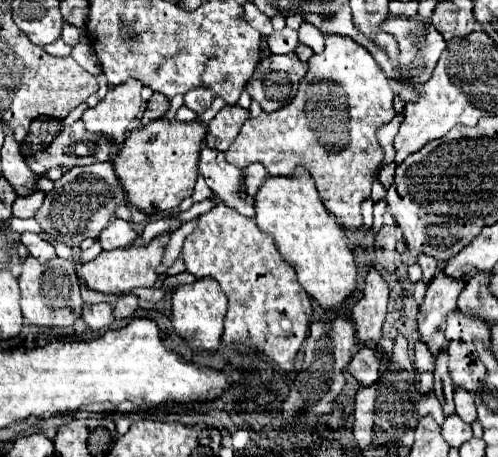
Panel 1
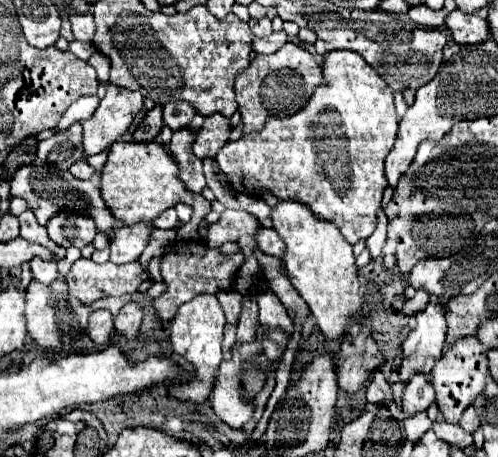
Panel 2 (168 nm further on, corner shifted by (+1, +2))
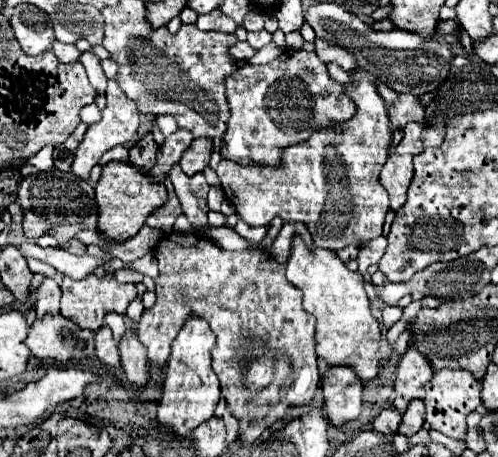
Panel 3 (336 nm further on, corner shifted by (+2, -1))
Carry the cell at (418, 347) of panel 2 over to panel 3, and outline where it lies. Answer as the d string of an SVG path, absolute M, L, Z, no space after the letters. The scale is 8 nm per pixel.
M410 347L396 367L394 409L404 413L412 399L422 399L422 389L432 379L432 375L434 371L430 369L430 363L416 351L416 347Z

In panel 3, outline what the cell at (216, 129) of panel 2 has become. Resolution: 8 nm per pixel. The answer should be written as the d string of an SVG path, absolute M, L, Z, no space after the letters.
M202 137L202 139L194 139L190 149L186 149L186 153L180 159L180 167L186 175L196 175L200 173L208 161L210 161L210 153L212 153L212 139Z

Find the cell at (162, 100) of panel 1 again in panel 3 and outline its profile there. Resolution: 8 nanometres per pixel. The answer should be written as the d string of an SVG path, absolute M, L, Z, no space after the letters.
M148 133L142 141L136 143L134 149L130 149L130 165L138 167L144 173L150 173L156 163L156 153L158 153L158 145L154 143L152 133Z

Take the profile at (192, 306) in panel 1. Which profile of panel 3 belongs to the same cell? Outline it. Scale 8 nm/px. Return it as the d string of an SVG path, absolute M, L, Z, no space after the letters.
M192 317L172 343L172 355L164 379L164 395L158 405L158 423L166 425L176 437L188 435L200 423L214 417L214 409L220 401L220 383L212 371L210 351L214 347L214 333L206 321Z

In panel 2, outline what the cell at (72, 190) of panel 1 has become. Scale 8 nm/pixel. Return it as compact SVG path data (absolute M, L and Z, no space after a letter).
M57 212L47 222L45 228L49 232L49 238L63 248L69 246L83 248L97 234L95 220L89 214L77 214L77 212Z

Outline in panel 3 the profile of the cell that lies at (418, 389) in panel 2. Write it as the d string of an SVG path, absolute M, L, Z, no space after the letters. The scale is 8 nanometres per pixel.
M414 399L414 401L408 405L406 413L402 415L400 433L406 435L406 437L410 437L410 435L418 433L418 431L422 429L422 425L424 425L424 405L422 405L420 399Z

